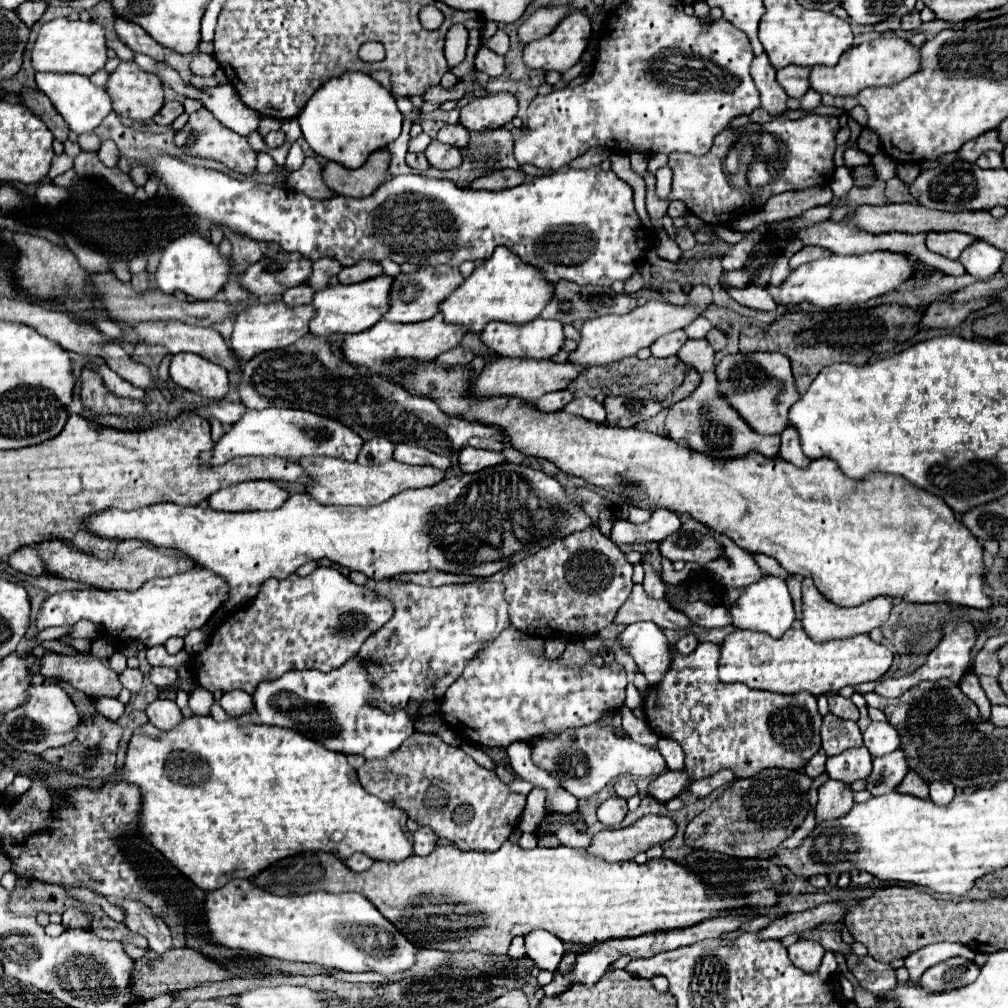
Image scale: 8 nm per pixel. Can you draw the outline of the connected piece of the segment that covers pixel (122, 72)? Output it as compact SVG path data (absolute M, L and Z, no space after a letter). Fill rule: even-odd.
M120 62L110 74L106 90L112 98L114 112L136 122L154 118L164 104L160 78L136 68L136 62Z

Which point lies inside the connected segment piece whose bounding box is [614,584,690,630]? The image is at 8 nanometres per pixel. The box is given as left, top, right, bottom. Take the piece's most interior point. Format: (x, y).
(640, 606)

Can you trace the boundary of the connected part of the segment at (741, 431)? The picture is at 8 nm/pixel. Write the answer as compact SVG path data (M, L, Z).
M688 340L682 350L680 350L680 360L686 360L694 366L696 370L702 374L702 384L684 400L676 402L674 406L668 408L668 416L666 416L666 432L672 440L686 440L690 444L692 450L696 452L704 452L708 456L714 458L736 458L736 456L744 456L748 452L760 452L768 458L774 458L778 454L780 448L780 436L760 436L758 432L752 432L752 428L748 428L748 424L744 424L744 420L740 420L740 414L734 408L728 408L728 402L724 400L724 396L720 396L720 390L716 388L716 374L714 374L714 362L706 360L706 354L714 354L710 344L704 346L694 346L692 342L704 342L702 340Z

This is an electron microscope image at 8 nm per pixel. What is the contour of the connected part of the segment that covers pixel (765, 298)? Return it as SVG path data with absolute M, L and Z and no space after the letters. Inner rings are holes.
M724 274L720 276L720 286L742 306L748 306L748 308L754 308L754 310L774 310L776 308L776 302L774 298L770 296L770 292L762 286L756 286L756 284L750 284L748 288L742 288L742 290L734 290L734 288L728 288L726 280L724 280Z

